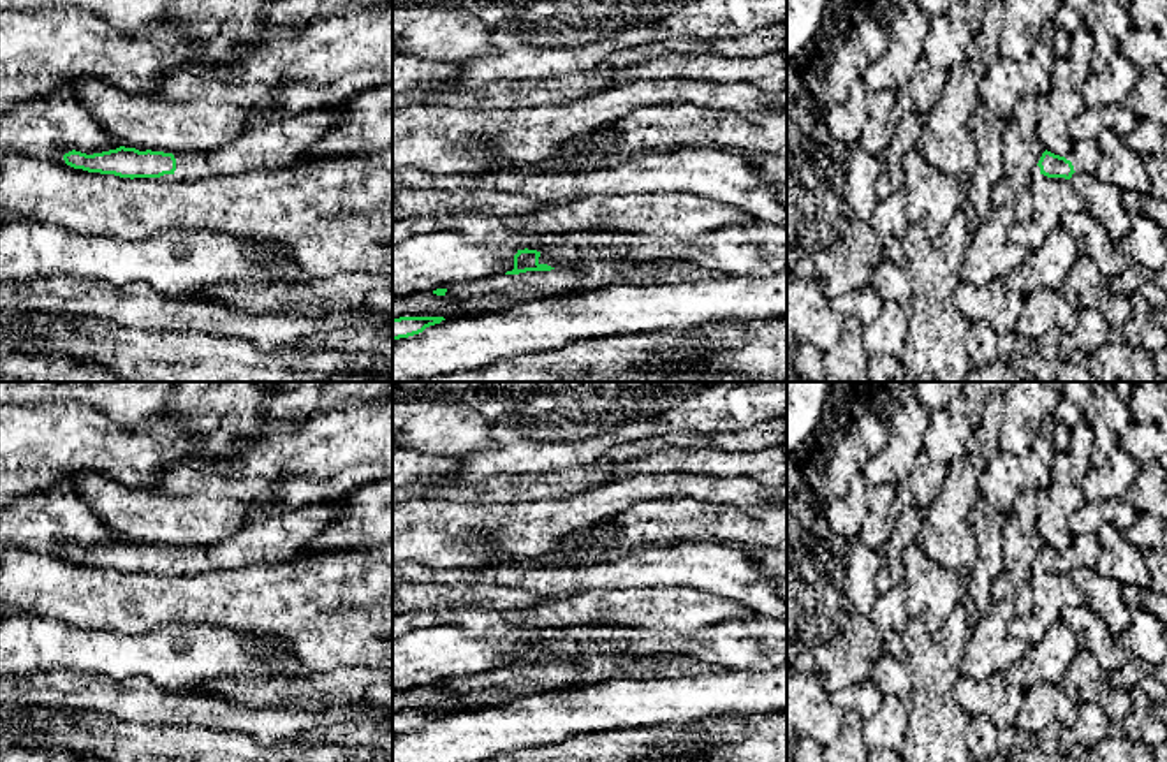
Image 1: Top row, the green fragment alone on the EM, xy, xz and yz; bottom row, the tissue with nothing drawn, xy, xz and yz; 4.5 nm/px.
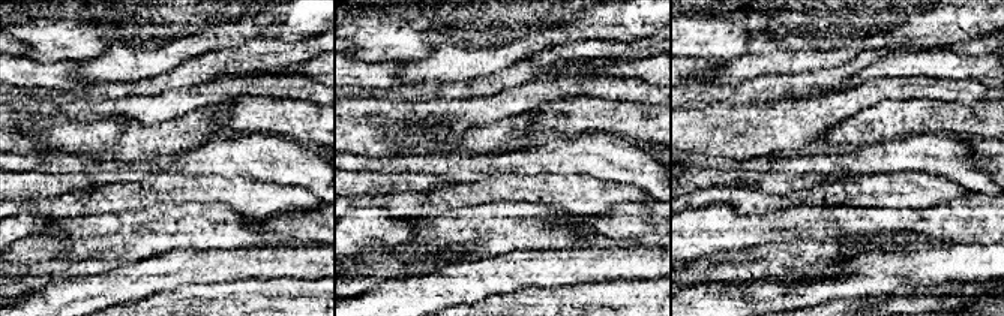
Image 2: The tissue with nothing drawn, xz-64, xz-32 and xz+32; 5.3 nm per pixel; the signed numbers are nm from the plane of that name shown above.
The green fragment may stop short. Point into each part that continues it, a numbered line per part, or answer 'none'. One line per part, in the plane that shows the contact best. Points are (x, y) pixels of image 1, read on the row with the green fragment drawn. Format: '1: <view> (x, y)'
1: xy (275, 143)

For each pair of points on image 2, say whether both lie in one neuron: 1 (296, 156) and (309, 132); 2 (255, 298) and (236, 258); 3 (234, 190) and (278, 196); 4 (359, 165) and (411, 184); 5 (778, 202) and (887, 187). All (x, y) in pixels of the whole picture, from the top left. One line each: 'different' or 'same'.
1: different
2: different
3: same
4: different
5: same

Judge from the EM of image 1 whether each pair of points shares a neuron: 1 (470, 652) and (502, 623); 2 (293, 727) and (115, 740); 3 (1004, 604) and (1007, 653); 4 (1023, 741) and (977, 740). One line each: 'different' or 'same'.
1: different
2: different
3: same
4: same

